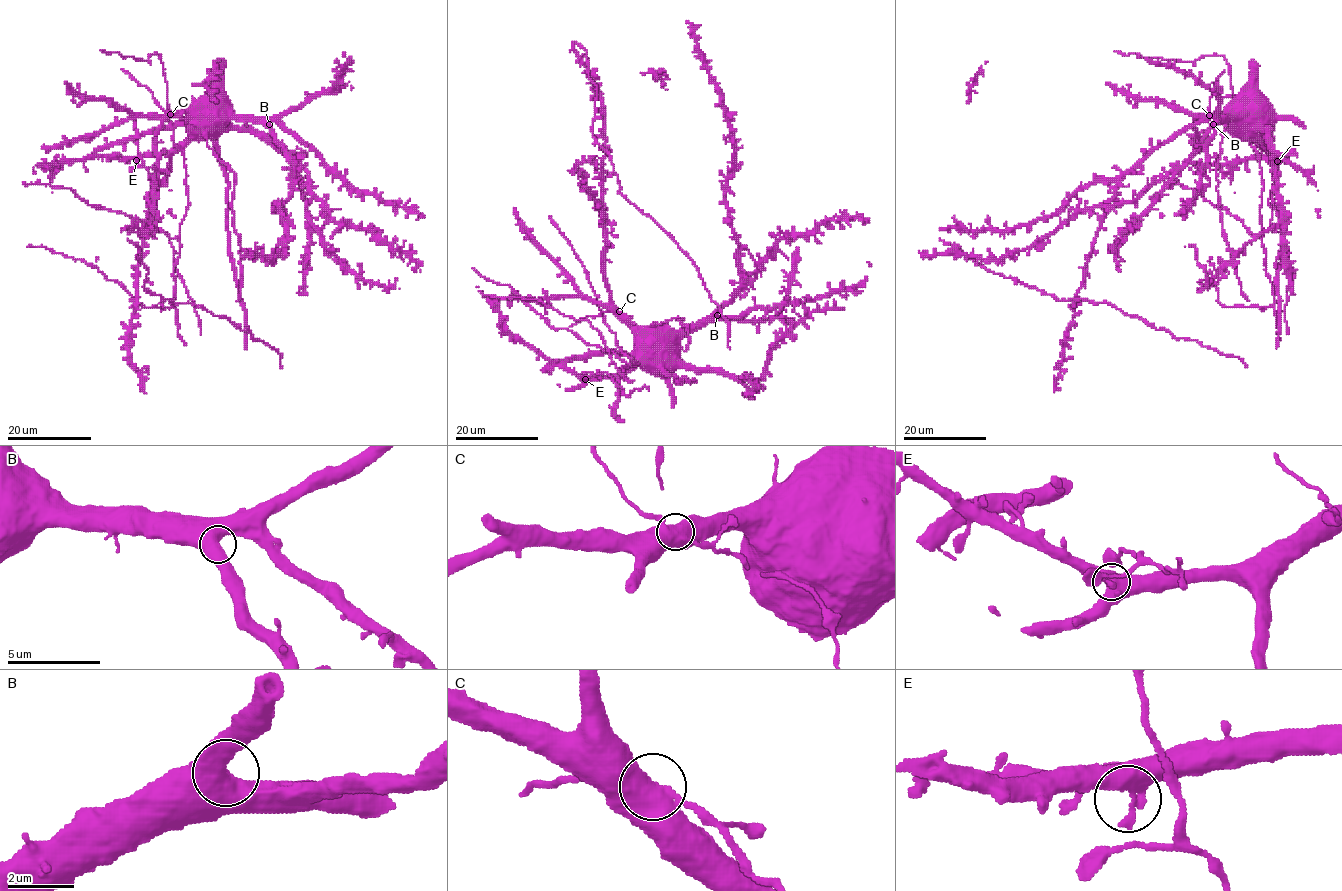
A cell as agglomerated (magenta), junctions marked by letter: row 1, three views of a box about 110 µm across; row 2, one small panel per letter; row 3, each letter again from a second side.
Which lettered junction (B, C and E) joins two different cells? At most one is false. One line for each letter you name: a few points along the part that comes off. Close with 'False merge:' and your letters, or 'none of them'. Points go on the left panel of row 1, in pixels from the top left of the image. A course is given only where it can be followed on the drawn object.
False merge: none of them

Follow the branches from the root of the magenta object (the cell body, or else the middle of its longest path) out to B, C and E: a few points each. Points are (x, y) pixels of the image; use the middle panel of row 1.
B: (642, 359), (676, 332), (695, 330), (717, 315)
C: (642, 359), (637, 347), (636, 331), (619, 311)
E: (642, 359), (614, 374), (585, 379)

